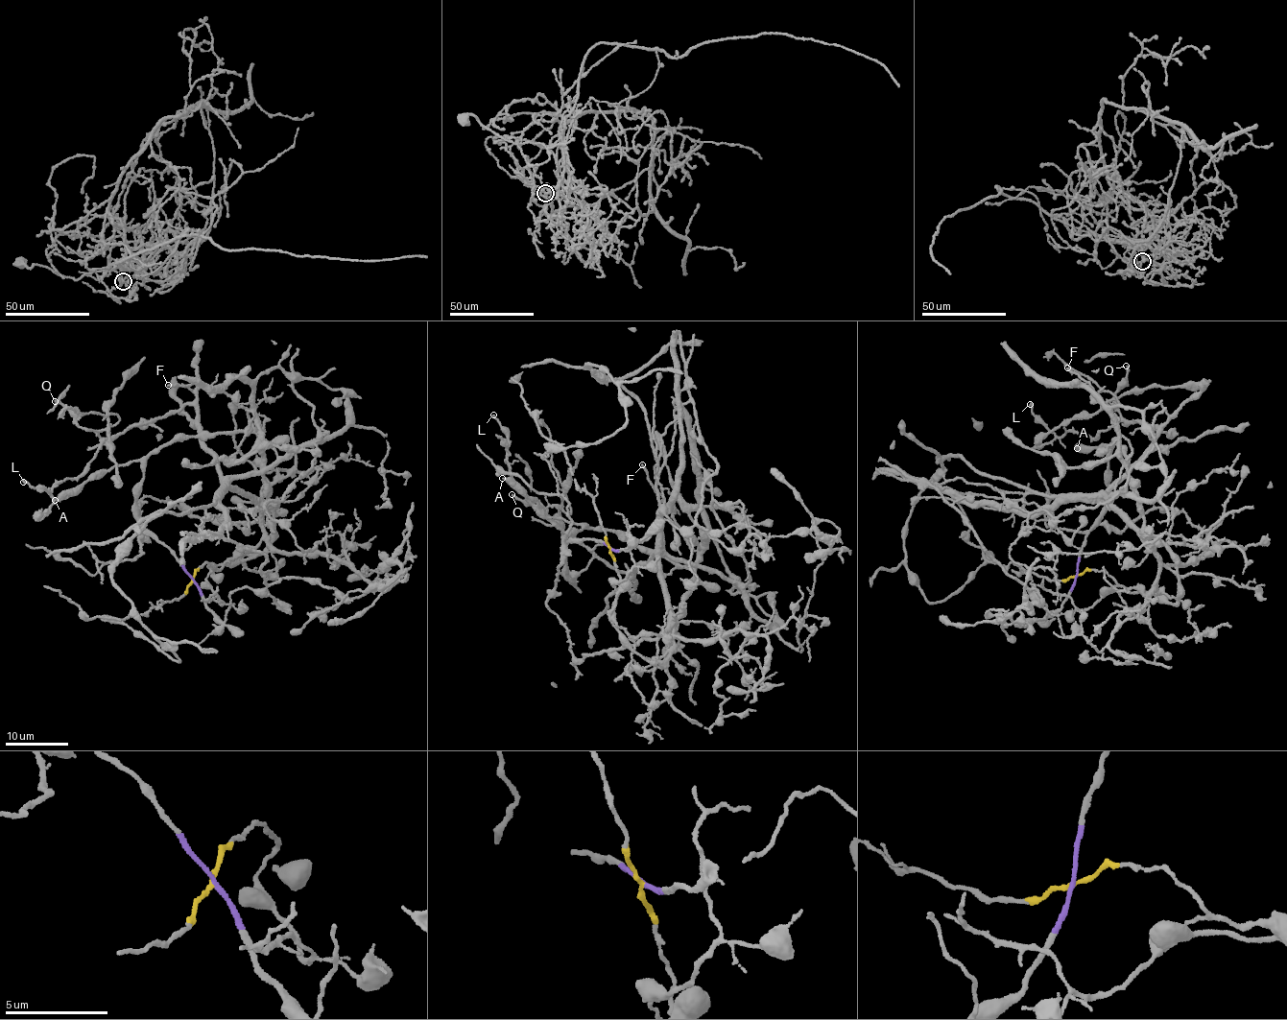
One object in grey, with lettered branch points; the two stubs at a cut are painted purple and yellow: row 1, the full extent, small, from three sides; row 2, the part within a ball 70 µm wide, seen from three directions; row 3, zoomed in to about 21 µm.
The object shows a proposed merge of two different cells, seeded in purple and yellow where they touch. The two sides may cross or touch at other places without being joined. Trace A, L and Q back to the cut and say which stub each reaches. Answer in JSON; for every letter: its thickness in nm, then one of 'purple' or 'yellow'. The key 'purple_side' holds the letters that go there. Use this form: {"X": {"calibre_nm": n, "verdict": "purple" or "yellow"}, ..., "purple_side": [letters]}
{"A": {"calibre_nm": 320, "verdict": "purple"}, "L": {"calibre_nm": 200, "verdict": "yellow"}, "Q": {"calibre_nm": 200, "verdict": "yellow"}, "purple_side": ["A"]}

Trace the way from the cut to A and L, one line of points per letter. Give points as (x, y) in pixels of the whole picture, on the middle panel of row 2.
A: (610, 549), (593, 538), (566, 542), (570, 533), (584, 525), (548, 516), (502, 478)
L: (610, 550), (616, 625), (662, 636), (671, 609), (657, 555), (625, 572), (565, 532), (515, 485), (492, 415)

